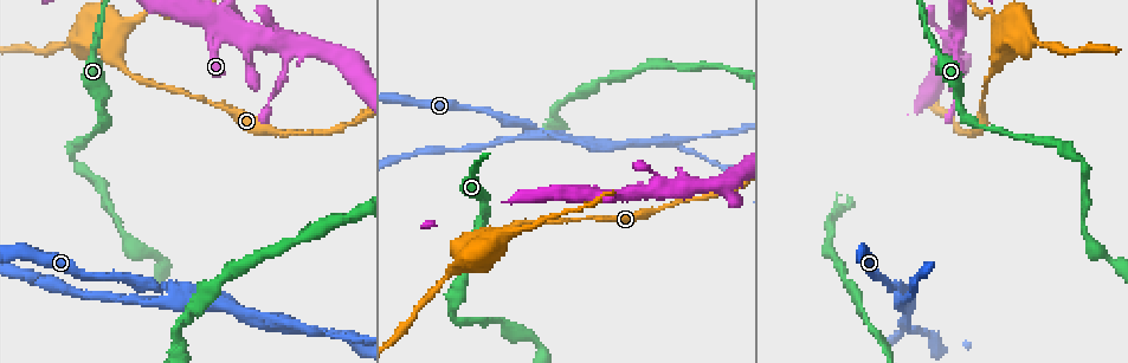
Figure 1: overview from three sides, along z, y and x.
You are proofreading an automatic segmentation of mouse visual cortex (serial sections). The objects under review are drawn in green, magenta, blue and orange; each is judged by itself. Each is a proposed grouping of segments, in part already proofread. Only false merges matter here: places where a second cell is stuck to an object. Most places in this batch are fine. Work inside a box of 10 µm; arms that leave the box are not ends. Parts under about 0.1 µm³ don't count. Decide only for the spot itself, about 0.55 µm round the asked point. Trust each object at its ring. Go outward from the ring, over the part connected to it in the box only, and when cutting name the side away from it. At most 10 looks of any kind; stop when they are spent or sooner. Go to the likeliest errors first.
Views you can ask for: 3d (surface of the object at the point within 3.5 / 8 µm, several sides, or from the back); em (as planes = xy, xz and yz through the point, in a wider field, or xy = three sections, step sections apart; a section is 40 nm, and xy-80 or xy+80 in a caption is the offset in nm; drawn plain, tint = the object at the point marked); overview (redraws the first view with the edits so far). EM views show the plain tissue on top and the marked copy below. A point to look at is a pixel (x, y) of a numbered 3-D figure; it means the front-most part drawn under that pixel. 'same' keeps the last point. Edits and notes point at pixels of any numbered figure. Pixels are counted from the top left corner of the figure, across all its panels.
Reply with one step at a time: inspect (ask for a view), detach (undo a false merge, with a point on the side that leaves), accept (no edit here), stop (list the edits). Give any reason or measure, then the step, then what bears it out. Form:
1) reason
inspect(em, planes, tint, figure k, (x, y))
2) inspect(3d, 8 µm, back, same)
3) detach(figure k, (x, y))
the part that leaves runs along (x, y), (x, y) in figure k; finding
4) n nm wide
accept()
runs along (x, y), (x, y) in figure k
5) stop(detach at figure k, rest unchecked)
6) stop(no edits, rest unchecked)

side arm on a straight run
inspect(3d, 8 µm, back, figure 1, (897, 295))

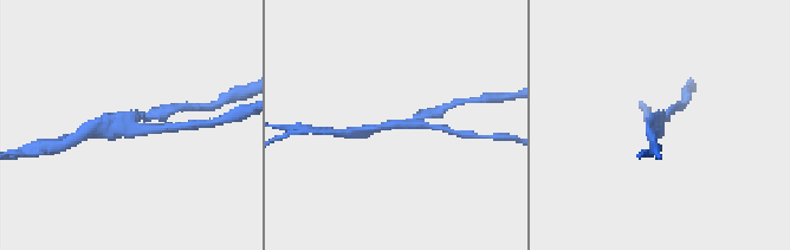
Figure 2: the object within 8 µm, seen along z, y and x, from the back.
inspect(3d, 3.5 µm, same)

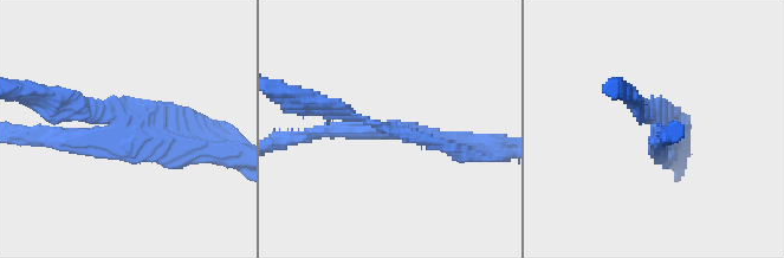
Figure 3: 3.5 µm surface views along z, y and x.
detach(figure 3, (54, 131))
the part that leaves runs along (112, 123), (131, 137), (222, 148) in figure 3; a second cell is stuck on

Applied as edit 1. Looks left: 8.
inspect(overview)

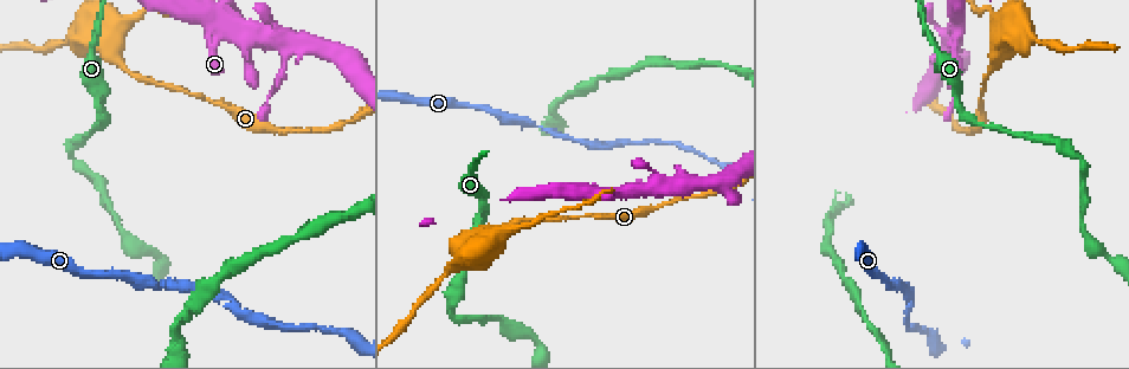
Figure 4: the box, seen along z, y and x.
abrupt turn
inspect(3d, 3.5 µm, figure 4, (449, 311))

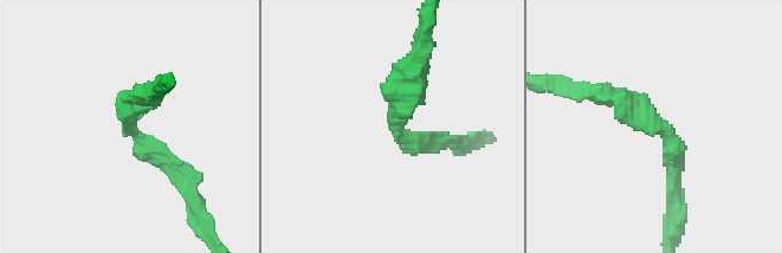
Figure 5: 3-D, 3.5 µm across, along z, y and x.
now the EM
inspect(em, xy, step 2, tint, figure 5, (132, 121))

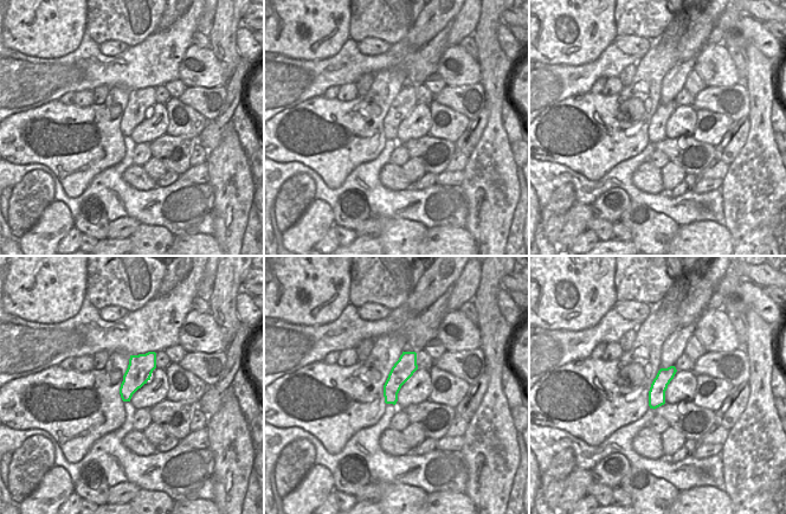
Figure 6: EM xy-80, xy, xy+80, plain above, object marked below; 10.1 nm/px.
220 nm wide
accept()
runs along (595, 91), (644, 105), (671, 138), (673, 182) in figure 5; all the same cell

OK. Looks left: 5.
thin neck
inspect(3d, 3.5 µm, figure 4, (579, 216))

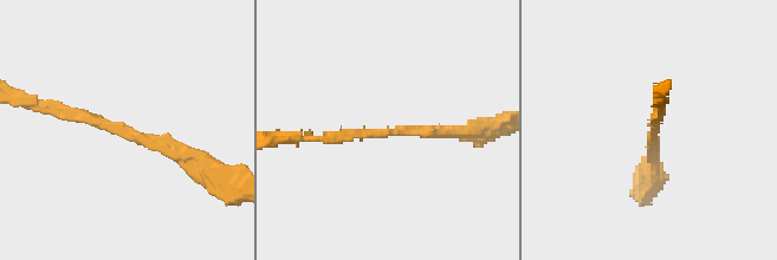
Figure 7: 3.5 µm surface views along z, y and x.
arms of 150, 150 nm; need the tissue
inspect(em, xy, step 5, tint, figure 7, (651, 133))

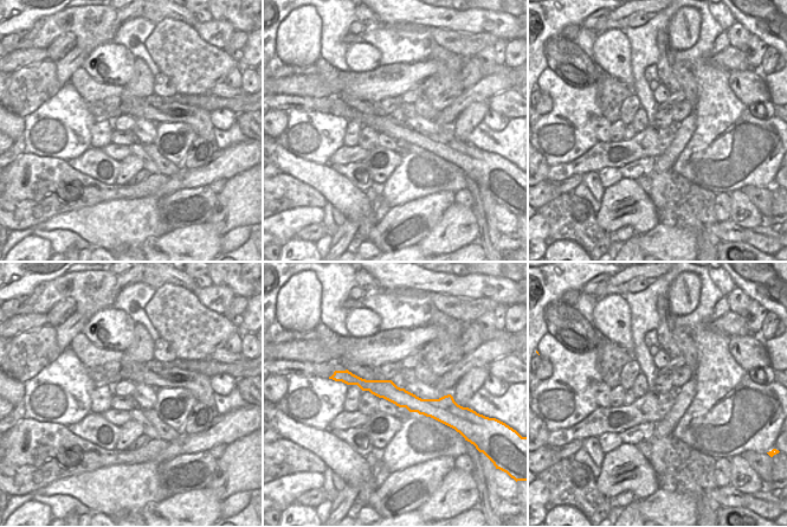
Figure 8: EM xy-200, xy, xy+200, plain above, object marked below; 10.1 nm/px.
accept()
runs along (347, 379), (418, 405), (446, 402) in figure 8; all the same cell

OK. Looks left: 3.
inspect(3d, 3.5 µm, figure 4, (109, 42))

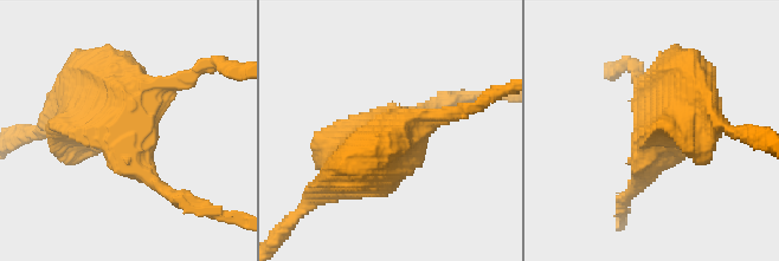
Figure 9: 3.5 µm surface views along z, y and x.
inspect(em, planes, tint, figure 9, (126, 134))

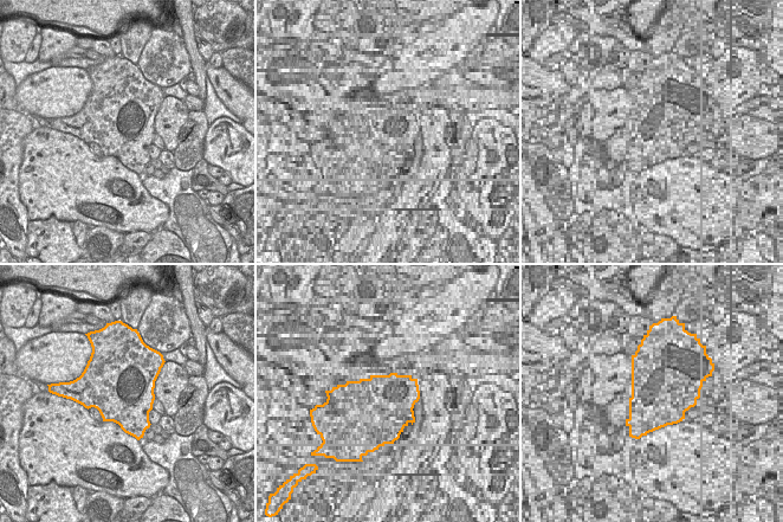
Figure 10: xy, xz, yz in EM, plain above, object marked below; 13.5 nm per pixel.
accept()
runs along (412, 117), (310, 204) in figure 9; all the same cell

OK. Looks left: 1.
stop(detach at figure 3, rest unchecked)

